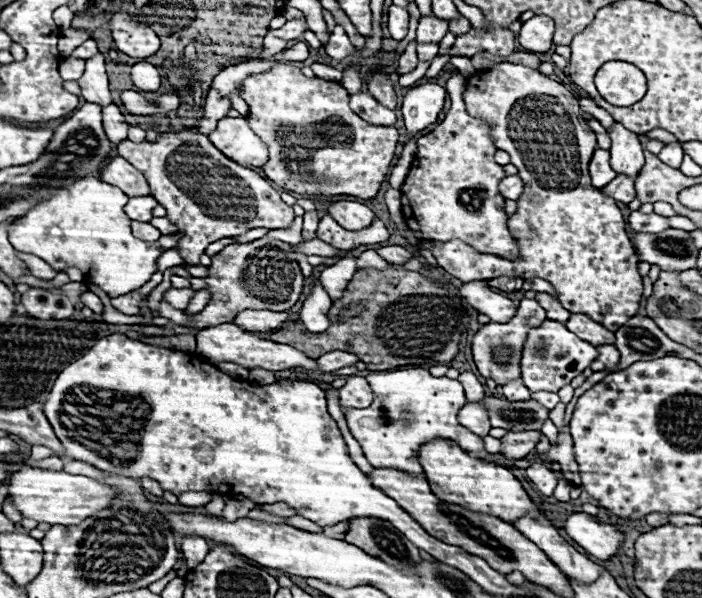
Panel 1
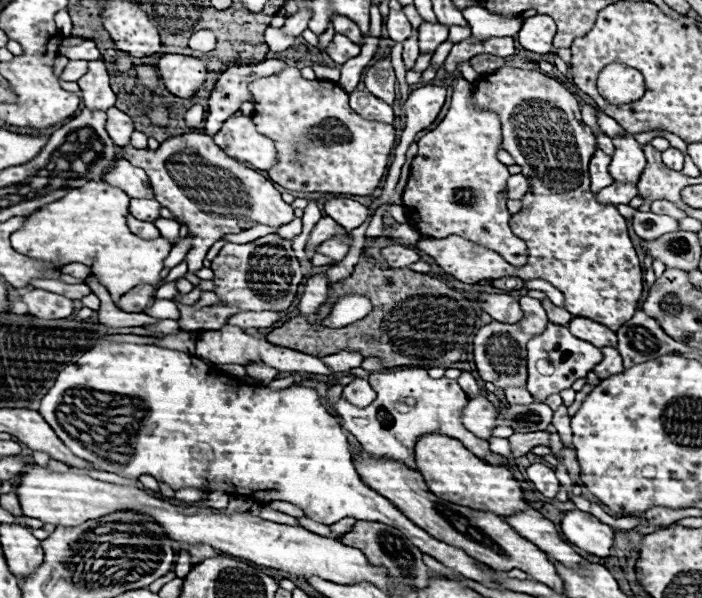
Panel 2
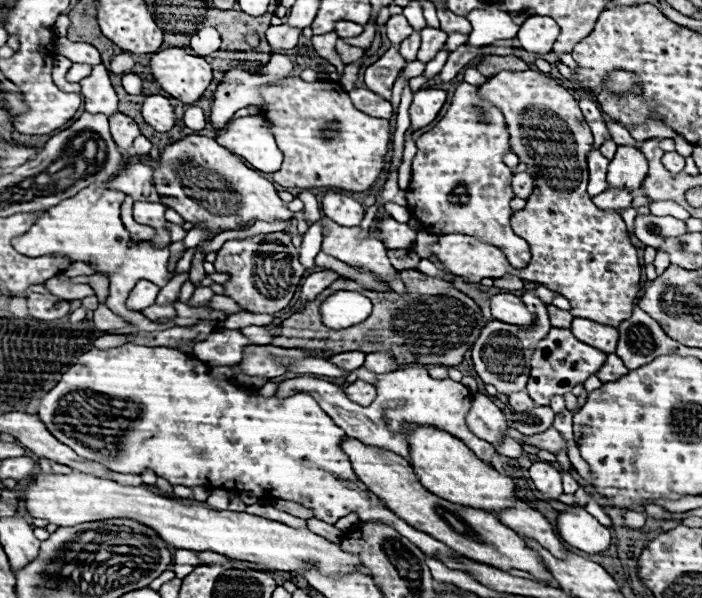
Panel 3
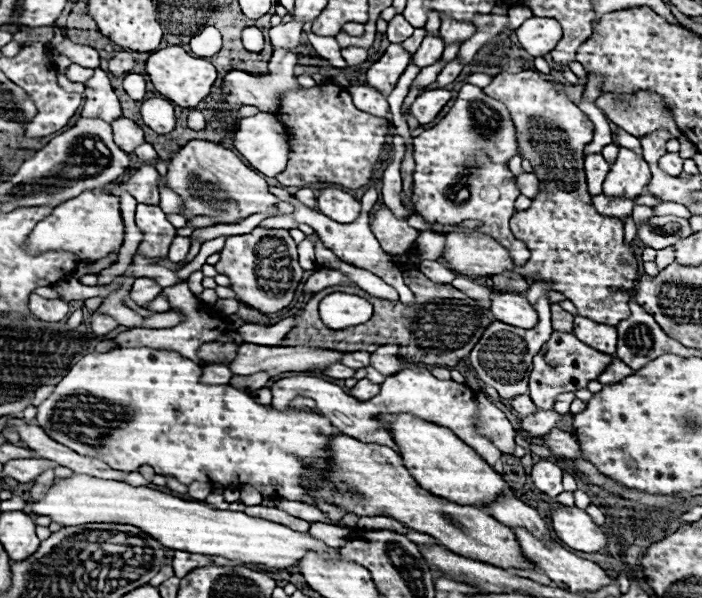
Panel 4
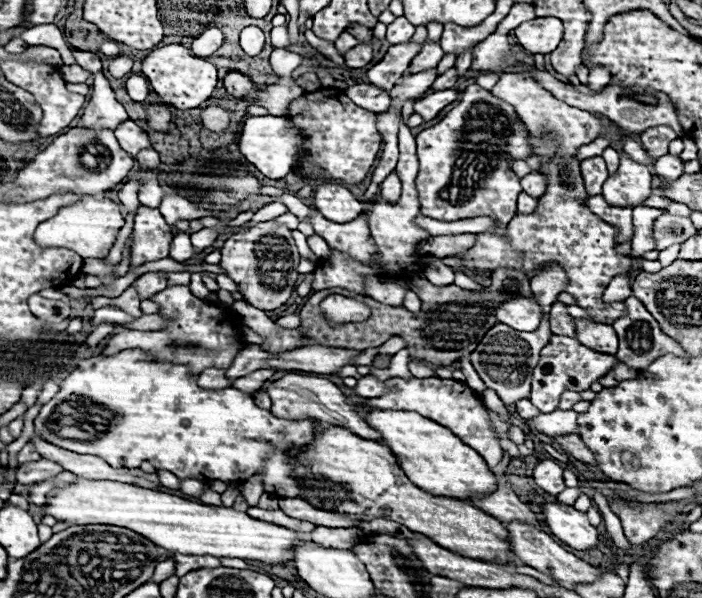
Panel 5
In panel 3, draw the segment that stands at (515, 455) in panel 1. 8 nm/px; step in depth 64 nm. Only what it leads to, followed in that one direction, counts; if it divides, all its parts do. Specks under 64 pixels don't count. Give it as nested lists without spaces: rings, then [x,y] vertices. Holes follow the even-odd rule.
[[[552,428],[552,430],[546,430],[544,434],[532,434],[532,436],[522,436],[522,438],[516,438],[520,446],[528,444],[528,446],[538,446],[538,448],[544,448],[544,450],[550,450],[550,452],[558,452],[558,450],[566,450],[566,442],[564,438]]]

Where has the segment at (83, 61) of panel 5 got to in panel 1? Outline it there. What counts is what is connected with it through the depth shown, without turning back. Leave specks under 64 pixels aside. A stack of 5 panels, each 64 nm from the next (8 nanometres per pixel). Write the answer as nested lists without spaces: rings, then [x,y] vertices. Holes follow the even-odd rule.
[[[90,38],[90,40],[86,40],[84,44],[80,44],[80,46],[78,46],[78,48],[76,48],[72,54],[76,54],[78,58],[84,58],[84,60],[86,60],[88,56],[94,56],[96,52],[98,52],[98,48],[96,48],[96,42]]]

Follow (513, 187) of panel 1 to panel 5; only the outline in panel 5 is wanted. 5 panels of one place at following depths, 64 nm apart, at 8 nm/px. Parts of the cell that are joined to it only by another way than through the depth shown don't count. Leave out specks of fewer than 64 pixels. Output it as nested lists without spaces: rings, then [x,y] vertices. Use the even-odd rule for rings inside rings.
[[[538,172],[526,174],[526,176],[520,180],[520,184],[522,184],[522,190],[524,190],[526,194],[530,194],[532,198],[540,198],[540,196],[546,192],[546,178],[544,178],[542,174],[538,174]]]

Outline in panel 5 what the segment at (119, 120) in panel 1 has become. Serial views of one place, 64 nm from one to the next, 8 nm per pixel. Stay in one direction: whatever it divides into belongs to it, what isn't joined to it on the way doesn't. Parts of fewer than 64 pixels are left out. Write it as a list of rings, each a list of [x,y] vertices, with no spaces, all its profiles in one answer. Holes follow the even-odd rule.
[[[132,120],[128,122],[122,122],[116,130],[114,130],[116,138],[118,138],[118,144],[132,156],[136,156],[142,148],[148,148],[150,146],[150,140],[148,140],[148,134],[136,126]]]

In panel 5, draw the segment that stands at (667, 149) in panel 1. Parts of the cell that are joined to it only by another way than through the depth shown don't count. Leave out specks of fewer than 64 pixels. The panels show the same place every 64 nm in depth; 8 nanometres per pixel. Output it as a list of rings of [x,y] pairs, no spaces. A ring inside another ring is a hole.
[[[664,154],[664,156],[660,156],[660,158],[656,160],[654,168],[656,168],[656,174],[658,174],[660,178],[664,178],[664,180],[676,180],[676,178],[680,178],[680,176],[684,174],[682,160],[680,160],[678,156],[674,156],[674,154]]]

